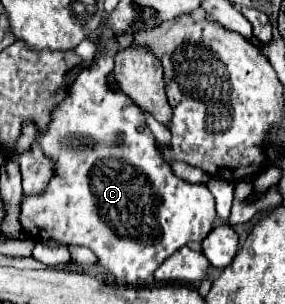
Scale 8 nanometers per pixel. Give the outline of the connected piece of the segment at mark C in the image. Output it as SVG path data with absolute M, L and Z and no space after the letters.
M102 26L104 50L97 51L92 70L78 74L70 86L68 98L54 110L48 132L40 138L40 146L48 158L56 162L56 174L40 196L24 196L20 222L24 232L34 240L56 240L60 244L86 246L96 256L106 272L114 274L116 282L140 286L152 278L154 270L178 248L188 242L202 242L212 230L216 210L214 196L204 184L192 184L178 178L170 164L156 150L156 140L148 130L140 108L122 92L114 92L106 76L112 72L114 54L120 45L113 40L112 30Z

